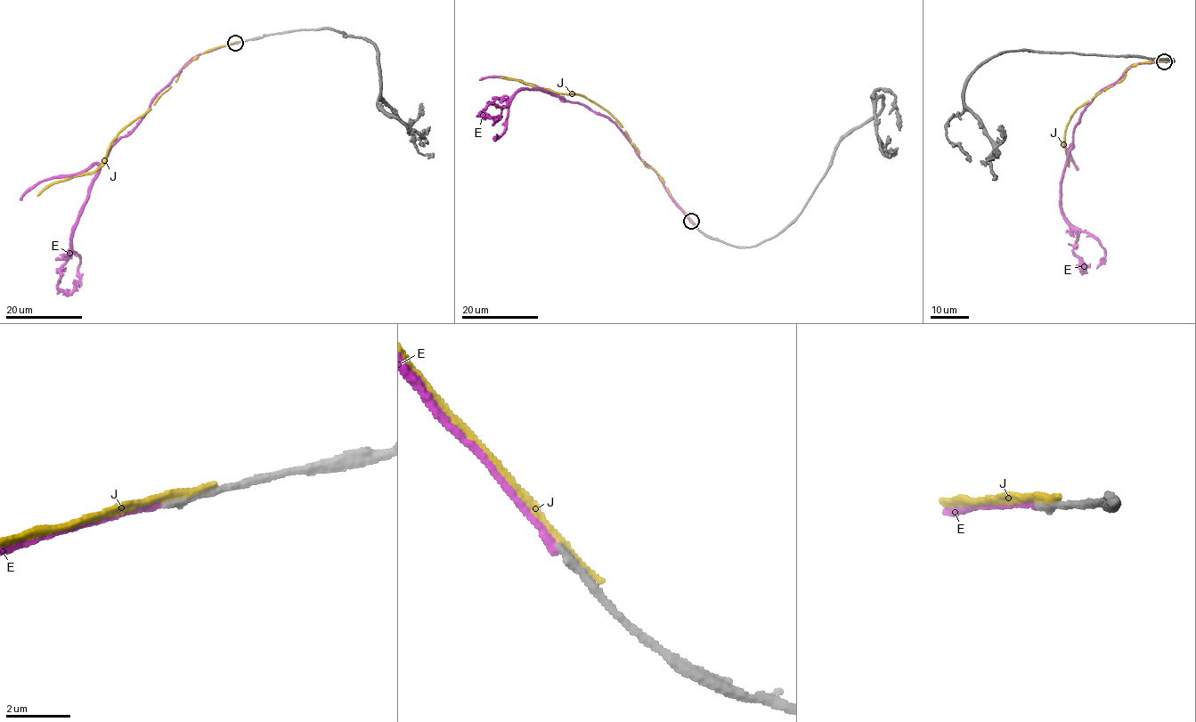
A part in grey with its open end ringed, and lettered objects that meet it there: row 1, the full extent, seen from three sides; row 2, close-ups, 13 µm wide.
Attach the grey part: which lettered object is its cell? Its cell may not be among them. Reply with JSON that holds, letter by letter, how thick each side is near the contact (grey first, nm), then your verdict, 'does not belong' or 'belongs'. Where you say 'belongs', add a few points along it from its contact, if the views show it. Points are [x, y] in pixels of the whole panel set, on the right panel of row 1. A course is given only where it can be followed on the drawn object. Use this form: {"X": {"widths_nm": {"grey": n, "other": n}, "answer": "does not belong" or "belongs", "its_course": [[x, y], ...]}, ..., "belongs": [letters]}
{"E": {"widths_nm": {"grey": 240, "other": 280}, "answer": "does not belong"}, "J": {"widths_nm": {"grey": 320, "other": 240}, "answer": "does not belong"}, "belongs": []}

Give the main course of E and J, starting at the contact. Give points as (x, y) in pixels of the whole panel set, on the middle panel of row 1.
E: (691, 221), (610, 120), (531, 89), (515, 93), (504, 107), (491, 103), (480, 111), (499, 118), (500, 113)
J: (693, 223), (675, 200), (663, 179), (642, 160), (637, 147), (610, 113), (585, 97), (560, 93), (500, 77)

